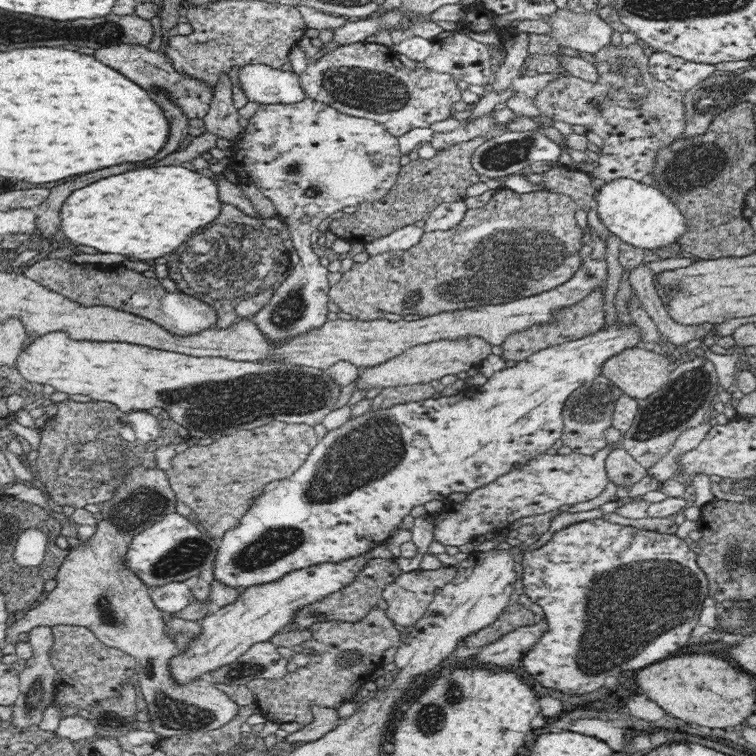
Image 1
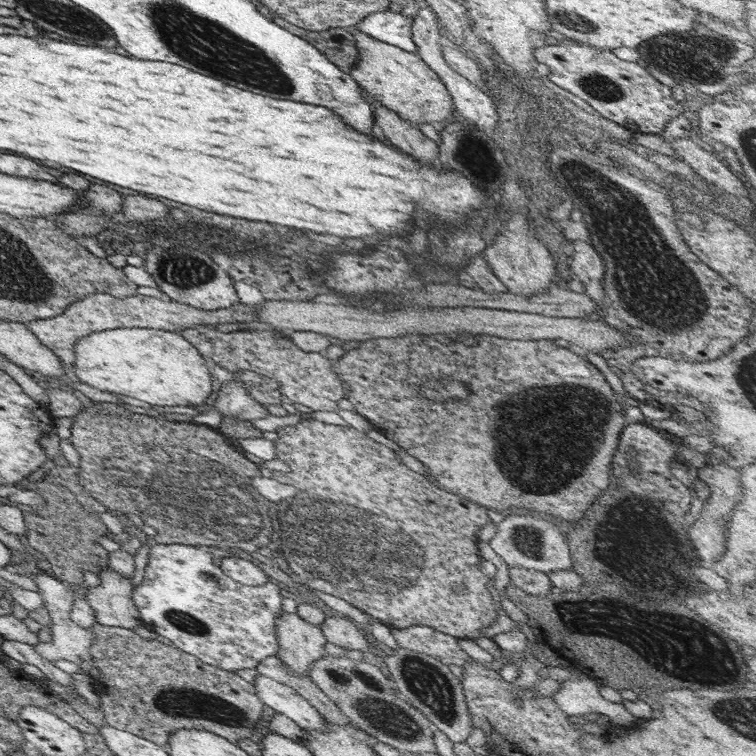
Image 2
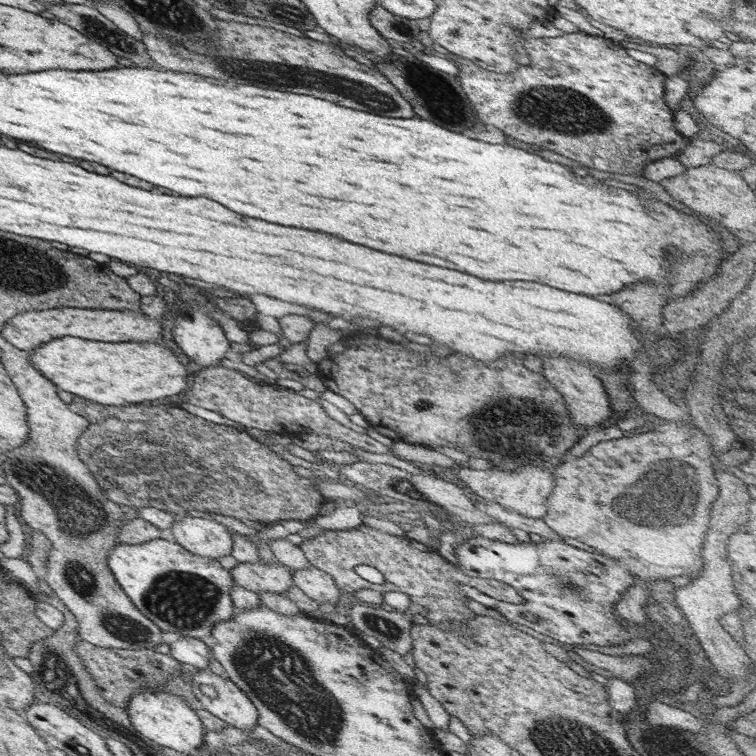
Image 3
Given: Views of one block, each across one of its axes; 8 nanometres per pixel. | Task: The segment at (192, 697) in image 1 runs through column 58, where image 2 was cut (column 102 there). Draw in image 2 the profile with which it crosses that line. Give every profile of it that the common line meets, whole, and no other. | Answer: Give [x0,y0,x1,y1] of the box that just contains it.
[85,567,143,629]

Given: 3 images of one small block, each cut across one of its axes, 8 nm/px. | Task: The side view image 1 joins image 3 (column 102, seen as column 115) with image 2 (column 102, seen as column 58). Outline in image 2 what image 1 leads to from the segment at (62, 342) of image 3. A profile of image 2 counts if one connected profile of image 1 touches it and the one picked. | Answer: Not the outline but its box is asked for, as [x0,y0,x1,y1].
[72,328,213,408]

